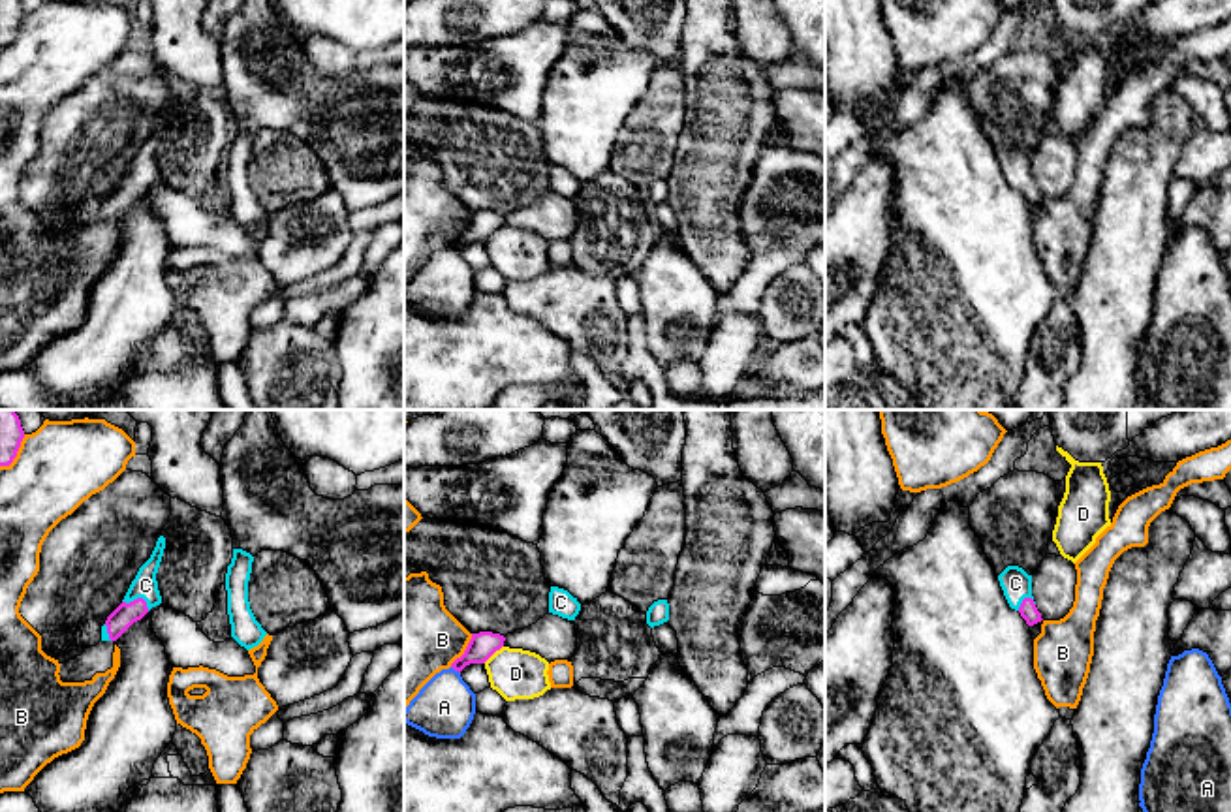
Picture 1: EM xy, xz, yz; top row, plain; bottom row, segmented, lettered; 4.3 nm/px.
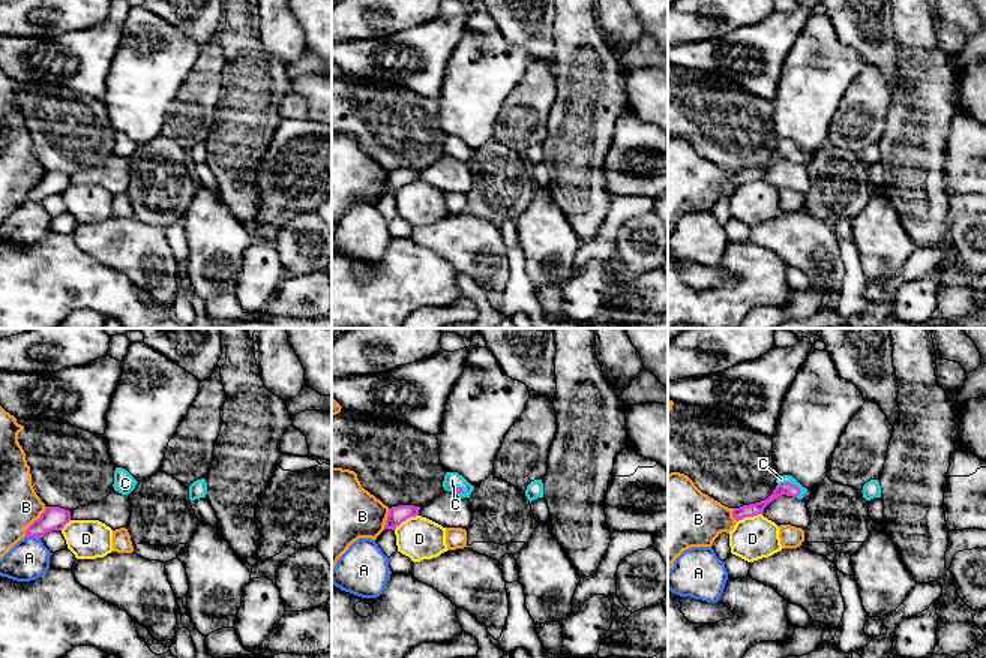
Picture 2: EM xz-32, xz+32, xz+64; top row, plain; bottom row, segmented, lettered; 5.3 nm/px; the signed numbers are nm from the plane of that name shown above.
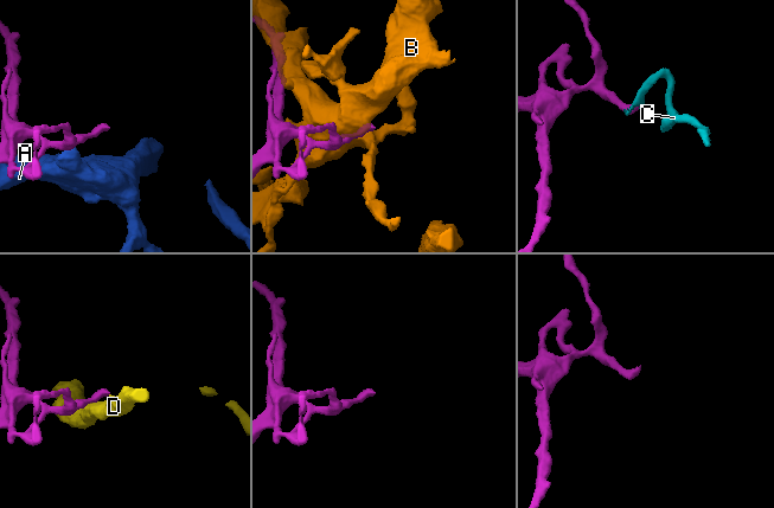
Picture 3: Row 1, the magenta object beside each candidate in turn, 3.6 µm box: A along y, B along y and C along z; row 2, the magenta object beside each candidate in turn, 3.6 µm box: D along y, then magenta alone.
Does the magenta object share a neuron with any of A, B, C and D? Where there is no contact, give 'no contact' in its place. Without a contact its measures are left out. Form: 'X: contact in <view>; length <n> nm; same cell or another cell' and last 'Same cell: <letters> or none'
A: contact in xz; length 50 nm; another cell
B: contact in xy; length 180 nm; another cell
C: contact in xy; length 130 nm; same cell
D: contact in xz; length 120 nm; another cell
Same cell: C

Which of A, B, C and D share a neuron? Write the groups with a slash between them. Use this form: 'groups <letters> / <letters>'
groups A / B / C / D

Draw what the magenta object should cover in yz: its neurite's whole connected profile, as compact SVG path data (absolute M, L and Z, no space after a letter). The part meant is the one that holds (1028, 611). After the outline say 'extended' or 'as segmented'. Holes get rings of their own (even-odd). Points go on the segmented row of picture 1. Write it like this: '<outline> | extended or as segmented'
M1007 566L998 575L1000 586L1011 609L1019 611L1028 626L1041 622L1041 613L1032 596L1032 575L1019 566Z | extended

